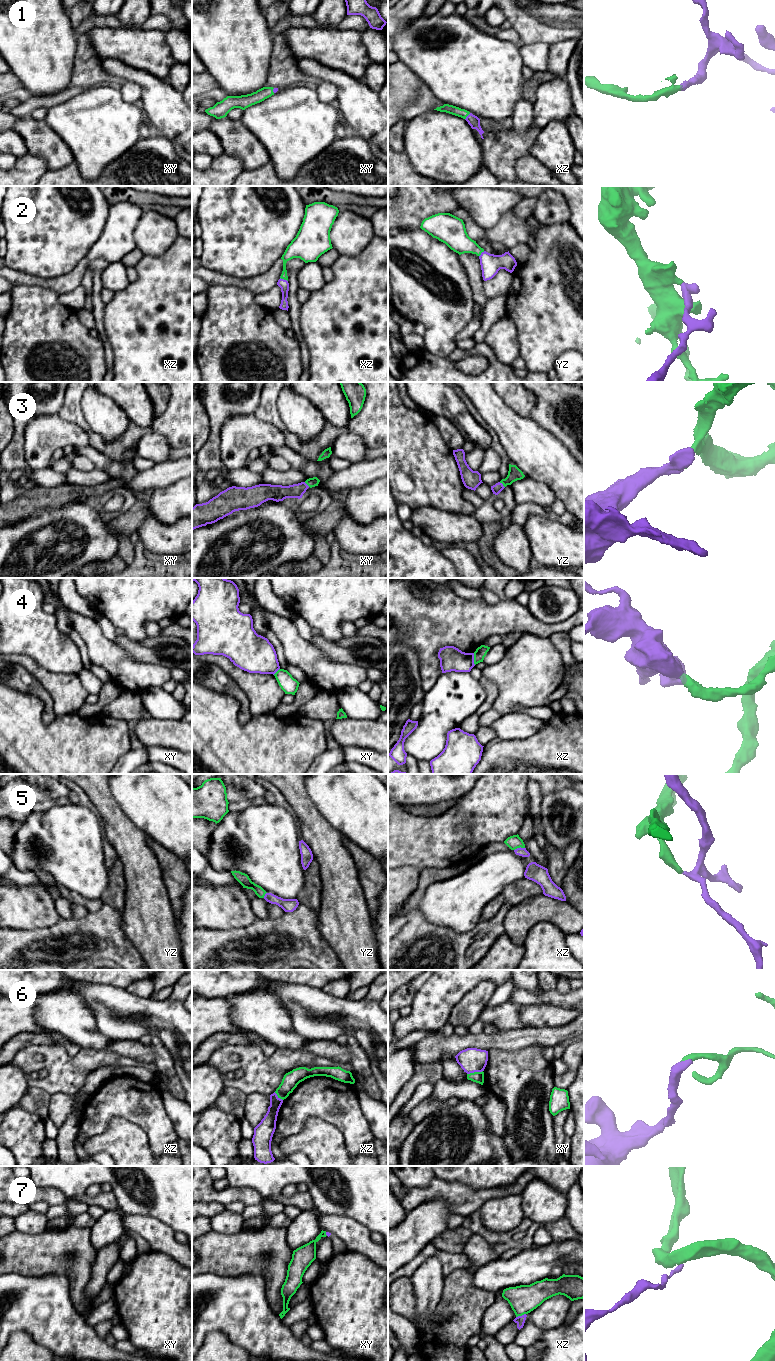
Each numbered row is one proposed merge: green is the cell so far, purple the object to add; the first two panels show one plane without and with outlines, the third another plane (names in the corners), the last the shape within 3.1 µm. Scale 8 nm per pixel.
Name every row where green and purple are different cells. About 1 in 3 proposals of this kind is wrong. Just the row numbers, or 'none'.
4, 6, 7

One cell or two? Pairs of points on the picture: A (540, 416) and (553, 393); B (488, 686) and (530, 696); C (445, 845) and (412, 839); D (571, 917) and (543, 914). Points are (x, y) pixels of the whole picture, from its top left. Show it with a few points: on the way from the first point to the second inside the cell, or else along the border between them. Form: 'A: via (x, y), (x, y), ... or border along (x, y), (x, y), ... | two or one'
A: via (546, 410), (548, 403), (552, 399) | one
B: border along (483, 676), (497, 689), (497, 698), (492, 707) | two
C: via (437, 841), (420, 841) | one
D: via (564, 915), (550, 914) | one

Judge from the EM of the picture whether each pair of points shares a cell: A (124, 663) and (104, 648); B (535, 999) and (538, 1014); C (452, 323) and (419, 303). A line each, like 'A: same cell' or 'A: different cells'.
A: same cell
B: different cells
C: same cell

